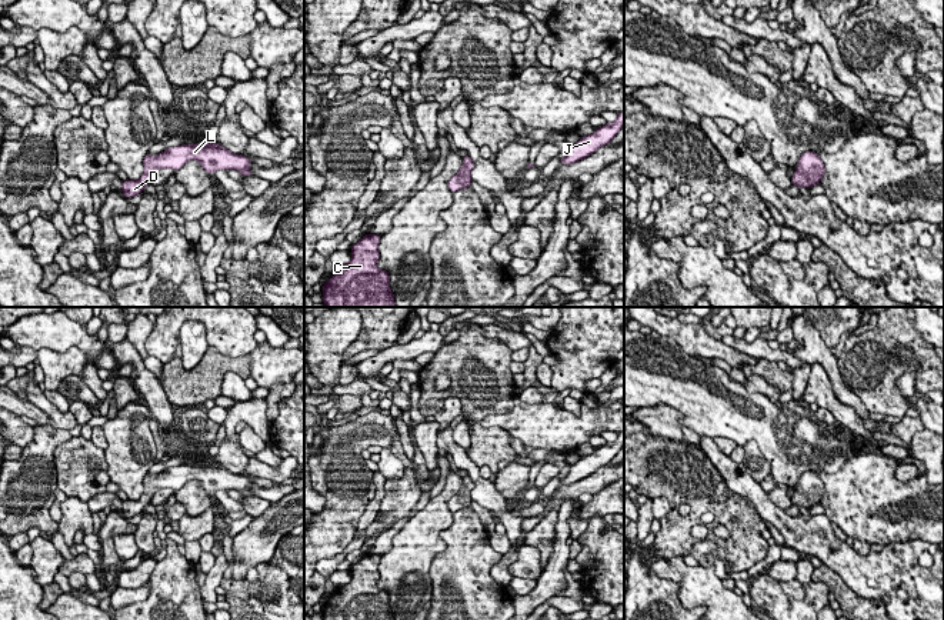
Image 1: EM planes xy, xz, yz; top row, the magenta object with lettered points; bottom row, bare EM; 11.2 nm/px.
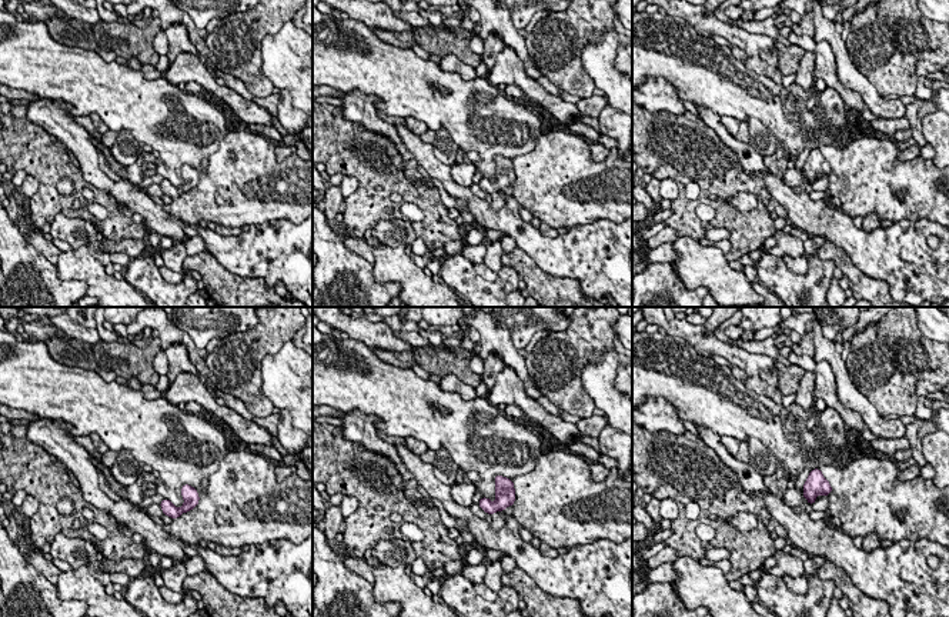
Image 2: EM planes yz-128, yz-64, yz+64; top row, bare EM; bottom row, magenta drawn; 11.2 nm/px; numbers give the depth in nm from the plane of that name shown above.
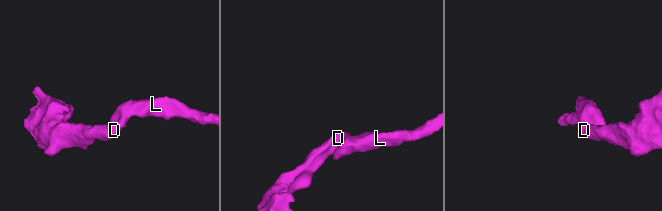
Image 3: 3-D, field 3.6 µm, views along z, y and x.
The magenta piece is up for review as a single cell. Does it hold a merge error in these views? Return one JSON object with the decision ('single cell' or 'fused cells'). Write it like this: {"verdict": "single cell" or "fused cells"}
{"verdict": "single cell"}

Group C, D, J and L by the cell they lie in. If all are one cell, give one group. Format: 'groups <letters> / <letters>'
groups C D J L

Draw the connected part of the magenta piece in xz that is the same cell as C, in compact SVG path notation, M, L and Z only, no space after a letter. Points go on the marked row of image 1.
M366 233L351 246L351 260L323 284L326 307L396 307L388 271L377 267L380 240Z

